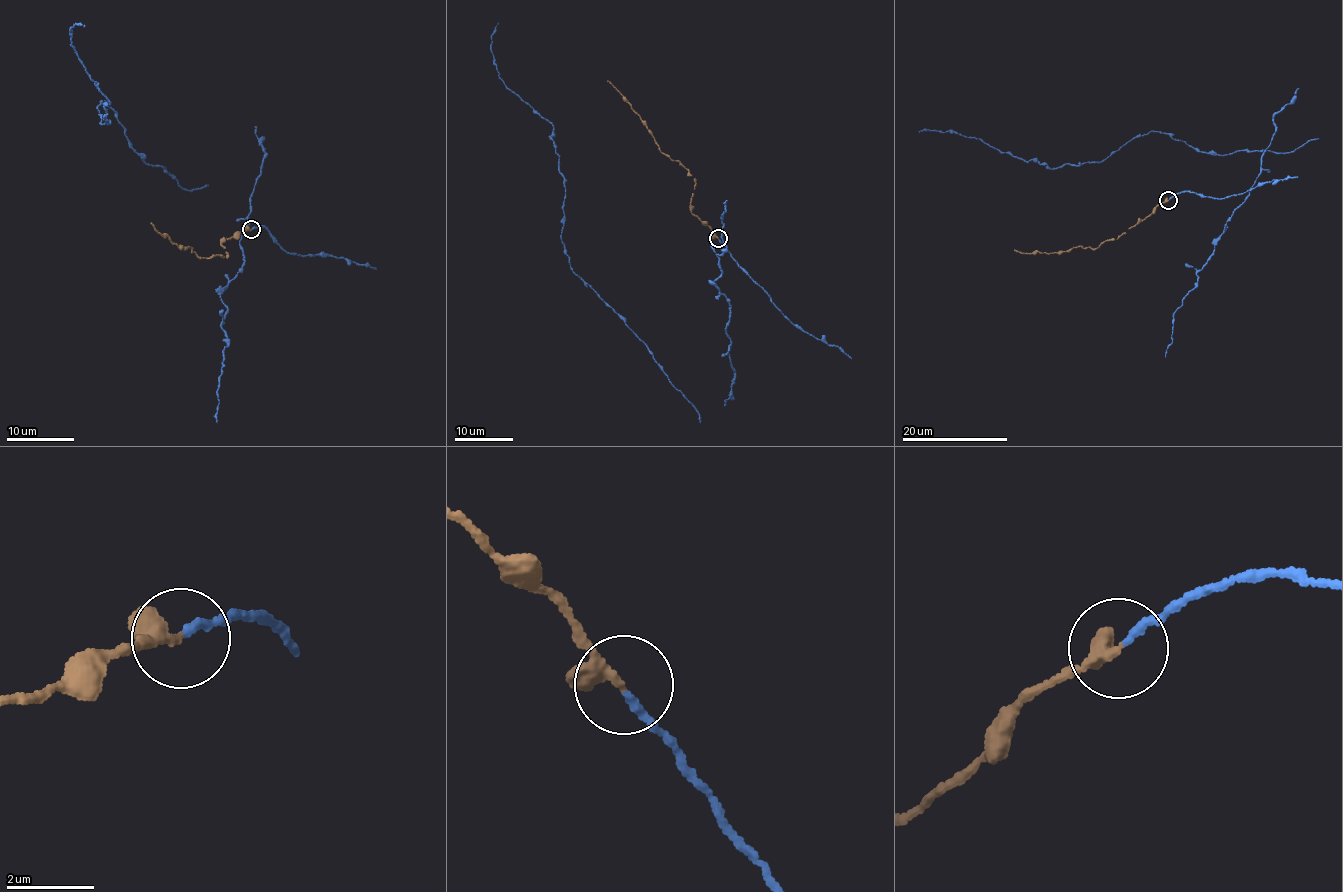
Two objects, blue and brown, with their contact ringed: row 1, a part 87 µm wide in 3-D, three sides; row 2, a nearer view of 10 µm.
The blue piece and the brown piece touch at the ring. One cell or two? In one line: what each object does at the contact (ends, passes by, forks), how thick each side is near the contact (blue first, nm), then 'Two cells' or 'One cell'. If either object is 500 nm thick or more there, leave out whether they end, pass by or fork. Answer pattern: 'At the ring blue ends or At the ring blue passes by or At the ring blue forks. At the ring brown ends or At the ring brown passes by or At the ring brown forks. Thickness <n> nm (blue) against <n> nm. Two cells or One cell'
At the ring blue ends. At the ring brown passes by. Thickness 180 nm (blue) against 240 nm. One cell

